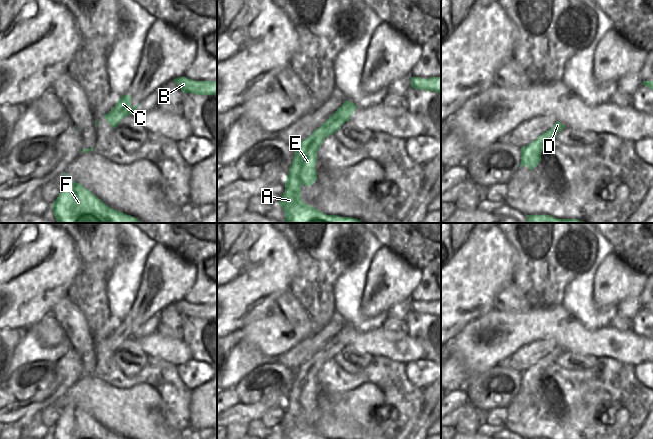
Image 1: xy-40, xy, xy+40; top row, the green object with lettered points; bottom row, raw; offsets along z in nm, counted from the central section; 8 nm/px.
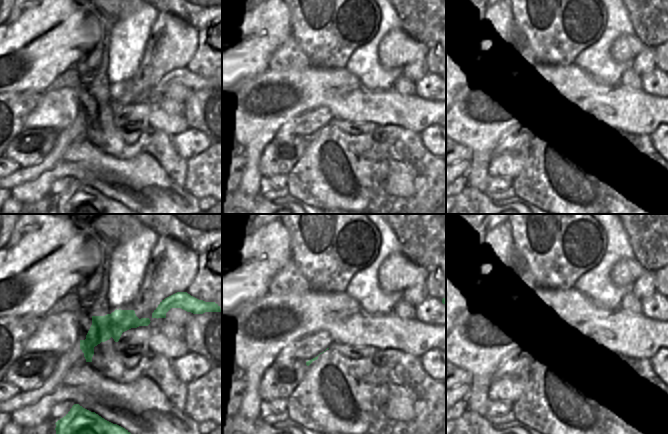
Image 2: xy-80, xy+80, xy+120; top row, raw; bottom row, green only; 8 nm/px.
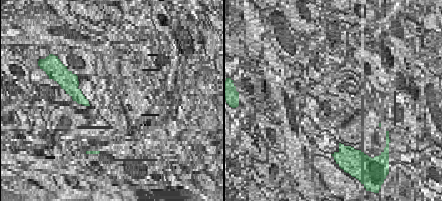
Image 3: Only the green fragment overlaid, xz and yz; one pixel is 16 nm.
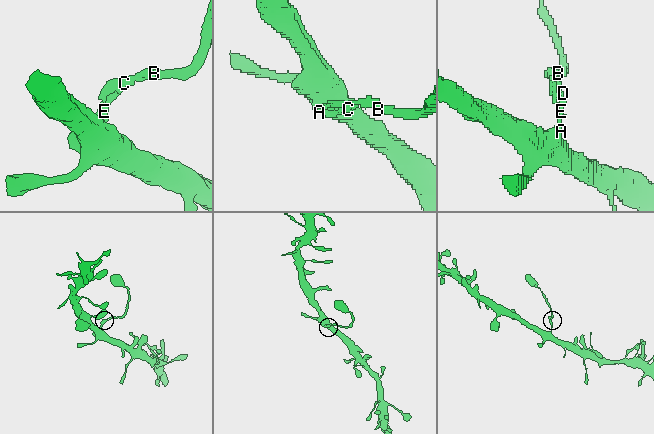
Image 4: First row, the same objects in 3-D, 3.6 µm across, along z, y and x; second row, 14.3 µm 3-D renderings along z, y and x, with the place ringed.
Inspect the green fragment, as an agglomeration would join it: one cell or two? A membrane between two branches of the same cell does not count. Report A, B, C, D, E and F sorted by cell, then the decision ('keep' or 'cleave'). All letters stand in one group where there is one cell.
A F / B C D E | cleave

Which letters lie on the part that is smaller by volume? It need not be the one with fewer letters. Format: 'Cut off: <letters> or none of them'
Cut off: B, C, D, E

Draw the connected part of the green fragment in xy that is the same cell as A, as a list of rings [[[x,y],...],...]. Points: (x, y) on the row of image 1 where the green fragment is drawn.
[[[291,165],[285,180],[285,192],[279,202],[285,212],[287,223],[363,223],[352,217],[326,215],[306,205],[301,198],[301,184],[295,166]]]

